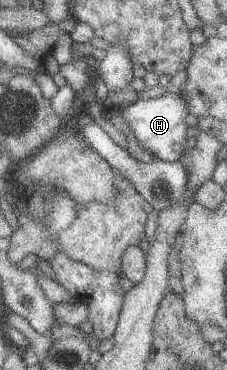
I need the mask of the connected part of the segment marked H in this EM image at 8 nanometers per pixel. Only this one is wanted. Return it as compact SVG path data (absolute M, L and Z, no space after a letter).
M170 89L163 95L154 98L137 98L135 102L127 104L119 111L113 112L113 114L121 116L124 123L128 125L129 131L133 133L139 147L153 155L157 160L177 161L188 147L189 141L185 140L187 127L183 123L183 118L188 113L186 112L186 103L178 91Z

